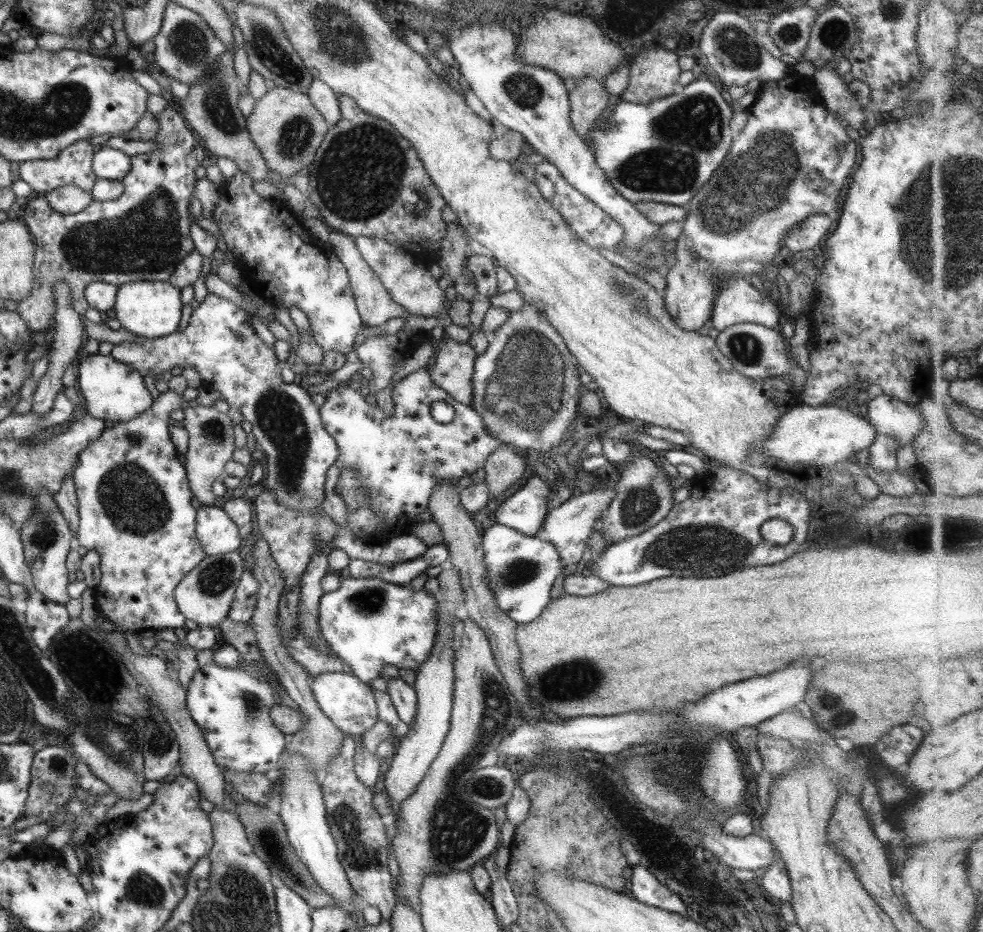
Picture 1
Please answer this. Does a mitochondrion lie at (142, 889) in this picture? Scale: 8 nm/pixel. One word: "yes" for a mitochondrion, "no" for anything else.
yes

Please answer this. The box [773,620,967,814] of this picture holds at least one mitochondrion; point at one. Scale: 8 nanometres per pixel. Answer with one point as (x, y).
(844, 716)

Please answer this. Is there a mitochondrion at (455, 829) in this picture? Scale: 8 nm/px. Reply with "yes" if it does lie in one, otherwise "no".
yes

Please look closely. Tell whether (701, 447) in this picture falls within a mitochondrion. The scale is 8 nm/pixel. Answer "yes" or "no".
no

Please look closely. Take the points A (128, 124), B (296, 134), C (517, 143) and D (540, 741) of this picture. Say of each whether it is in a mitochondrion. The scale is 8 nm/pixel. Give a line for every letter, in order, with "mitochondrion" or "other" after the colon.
A: other
B: mitochondrion
C: other
D: other

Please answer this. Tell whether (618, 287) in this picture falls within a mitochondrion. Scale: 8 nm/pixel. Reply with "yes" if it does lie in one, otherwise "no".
yes

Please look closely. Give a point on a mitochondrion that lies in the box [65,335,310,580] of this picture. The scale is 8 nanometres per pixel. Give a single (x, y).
(132, 499)

